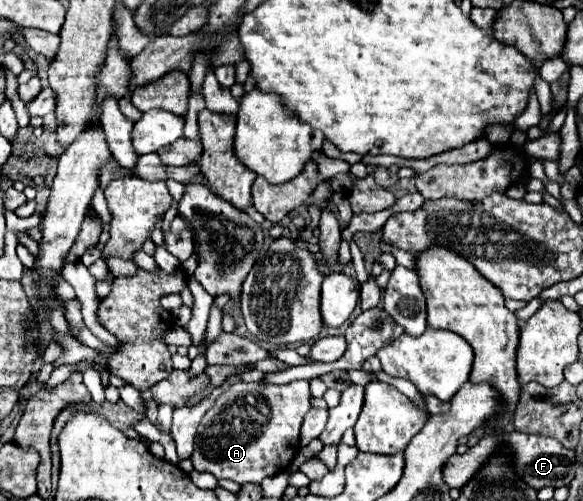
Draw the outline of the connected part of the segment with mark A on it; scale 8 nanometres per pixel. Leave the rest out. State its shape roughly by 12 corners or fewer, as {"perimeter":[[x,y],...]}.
{"perimeter":[[309,381],[233,383],[197,427],[195,471],[259,483],[299,453]]}

